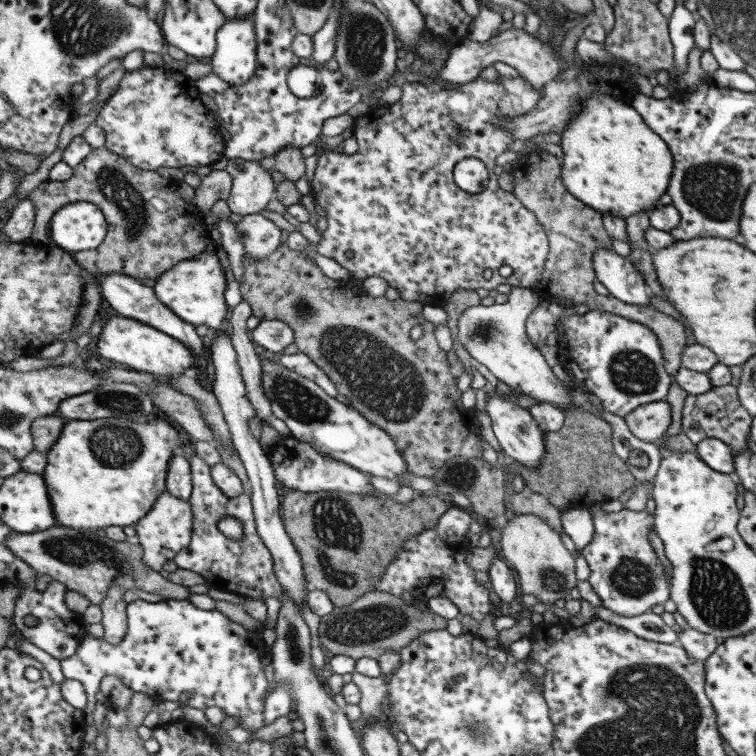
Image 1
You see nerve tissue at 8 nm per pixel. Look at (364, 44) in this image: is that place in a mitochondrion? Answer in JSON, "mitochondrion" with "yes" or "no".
{"mitochondrion":"yes"}

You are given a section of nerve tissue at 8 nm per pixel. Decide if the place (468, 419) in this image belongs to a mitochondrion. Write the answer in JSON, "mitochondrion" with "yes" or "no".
{"mitochondrion":"no"}

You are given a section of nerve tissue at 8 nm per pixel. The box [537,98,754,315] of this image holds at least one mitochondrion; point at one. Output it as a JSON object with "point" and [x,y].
{"point":[712,187]}

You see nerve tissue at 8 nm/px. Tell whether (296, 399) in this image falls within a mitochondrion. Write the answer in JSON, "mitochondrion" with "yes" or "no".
{"mitochondrion":"yes"}

